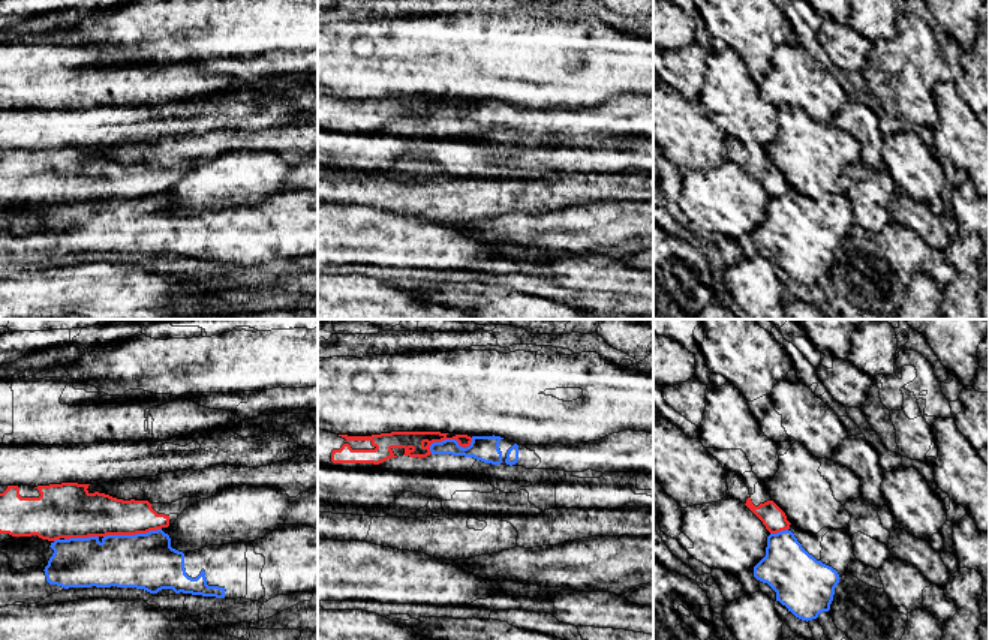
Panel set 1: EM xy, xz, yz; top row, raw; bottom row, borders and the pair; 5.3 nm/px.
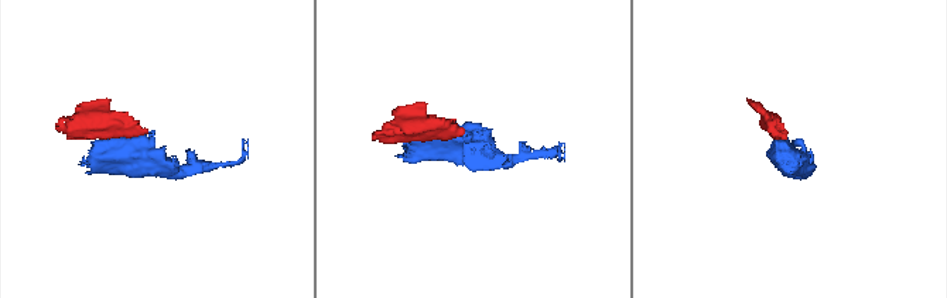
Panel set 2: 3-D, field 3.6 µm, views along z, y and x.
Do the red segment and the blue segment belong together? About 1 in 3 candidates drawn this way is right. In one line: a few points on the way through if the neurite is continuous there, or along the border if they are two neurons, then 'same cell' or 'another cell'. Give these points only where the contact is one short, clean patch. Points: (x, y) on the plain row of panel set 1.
another cell

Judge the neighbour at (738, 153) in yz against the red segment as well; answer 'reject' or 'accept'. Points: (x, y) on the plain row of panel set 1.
accept

